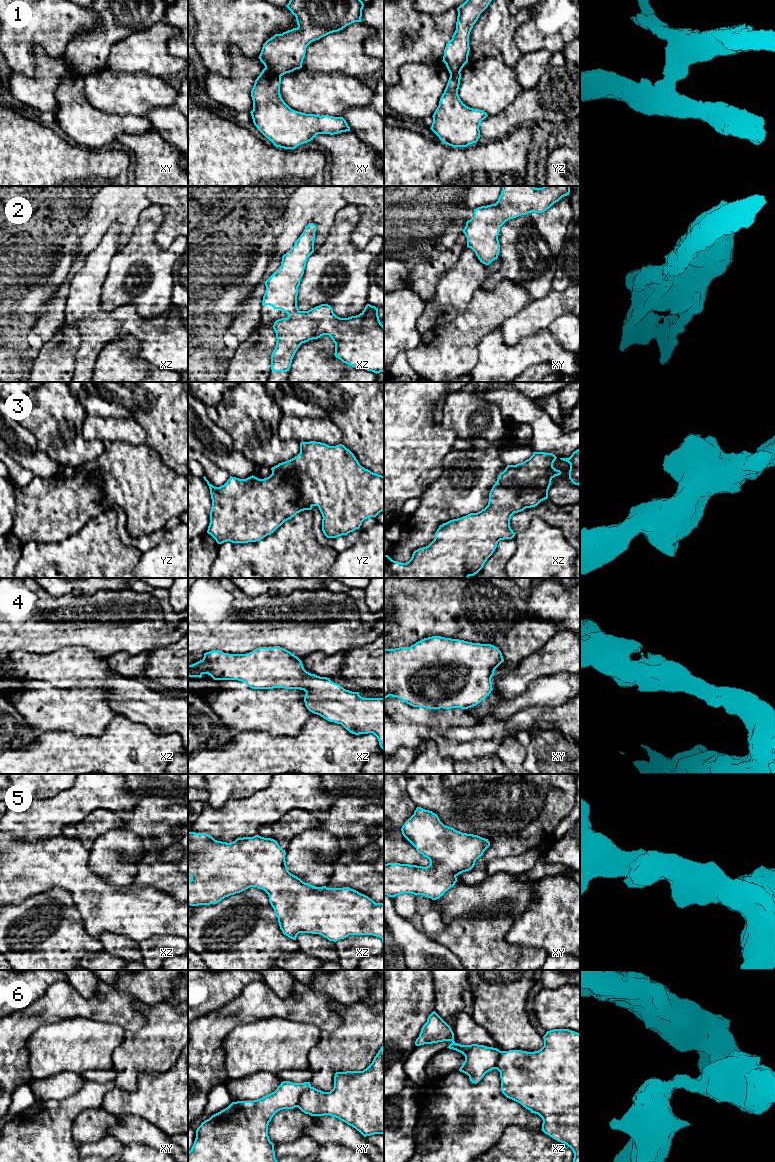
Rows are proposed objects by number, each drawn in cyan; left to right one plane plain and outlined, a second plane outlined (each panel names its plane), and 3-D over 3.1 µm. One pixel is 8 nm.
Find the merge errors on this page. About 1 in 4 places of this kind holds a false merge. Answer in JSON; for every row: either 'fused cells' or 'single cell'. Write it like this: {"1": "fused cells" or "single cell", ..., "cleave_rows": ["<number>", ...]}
{"1": "fused cells", "2": "single cell", "3": "single cell", "4": "single cell", "5": "single cell", "6": "fused cells", "cleave_rows": ["1", "6"]}

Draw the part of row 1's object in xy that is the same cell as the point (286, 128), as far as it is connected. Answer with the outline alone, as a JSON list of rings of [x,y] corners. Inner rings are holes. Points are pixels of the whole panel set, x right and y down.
[[[265,67],[251,91],[253,123],[274,146],[295,149],[318,134],[350,131],[343,117],[306,114],[291,109],[281,97],[280,84],[281,76]]]

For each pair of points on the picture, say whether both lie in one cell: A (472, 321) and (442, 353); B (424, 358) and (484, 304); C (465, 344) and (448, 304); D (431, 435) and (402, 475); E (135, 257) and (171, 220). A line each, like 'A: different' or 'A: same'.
A: same
B: same
C: different
D: same
E: different

